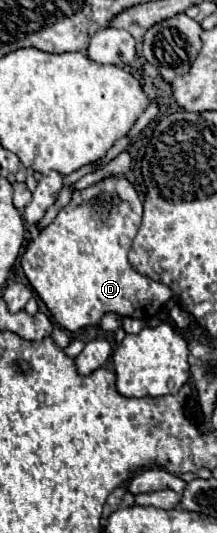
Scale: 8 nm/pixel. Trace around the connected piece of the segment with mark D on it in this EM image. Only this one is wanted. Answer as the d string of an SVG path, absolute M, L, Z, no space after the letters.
M106 178L86 190L76 190L72 202L64 206L56 220L48 224L26 248L22 254L22 270L42 298L54 320L70 332L76 332L86 326L98 326L100 318L106 312L116 312L120 316L132 316L138 320L154 318L162 306L172 298L172 290L162 282L156 282L148 276L138 274L128 262L128 250L142 222L142 202L134 186L126 178Z

